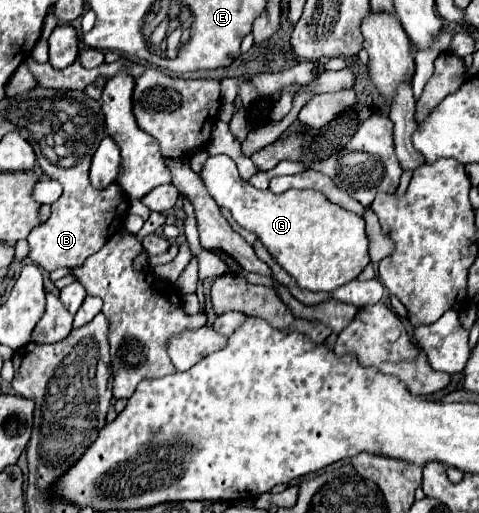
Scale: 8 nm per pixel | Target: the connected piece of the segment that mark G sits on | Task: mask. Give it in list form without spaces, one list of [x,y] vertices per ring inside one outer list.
[[[227,154],[211,156],[205,162],[201,178],[215,202],[227,208],[245,230],[257,234],[271,258],[303,290],[333,292],[355,280],[371,262],[365,220],[333,204],[323,192],[287,190],[275,194],[271,190],[257,190],[239,176],[235,162]]]

